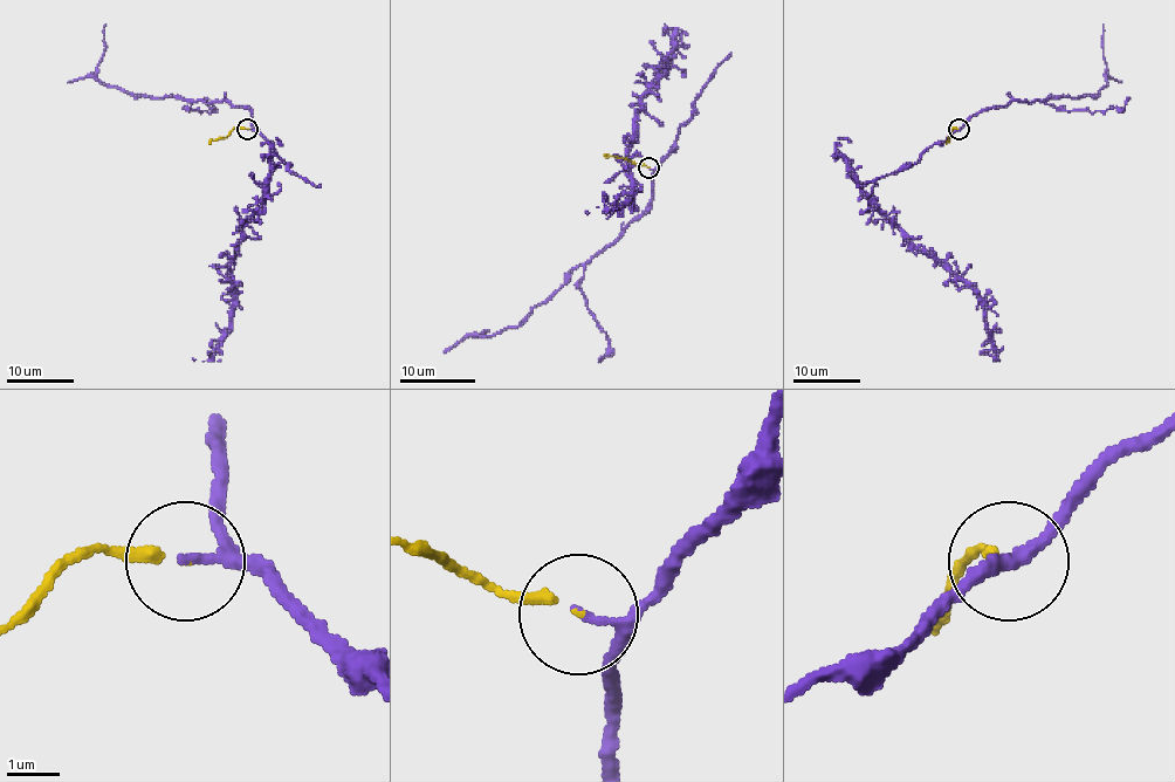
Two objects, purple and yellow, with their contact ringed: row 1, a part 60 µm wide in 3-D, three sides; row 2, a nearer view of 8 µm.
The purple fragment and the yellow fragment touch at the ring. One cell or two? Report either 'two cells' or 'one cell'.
one cell

